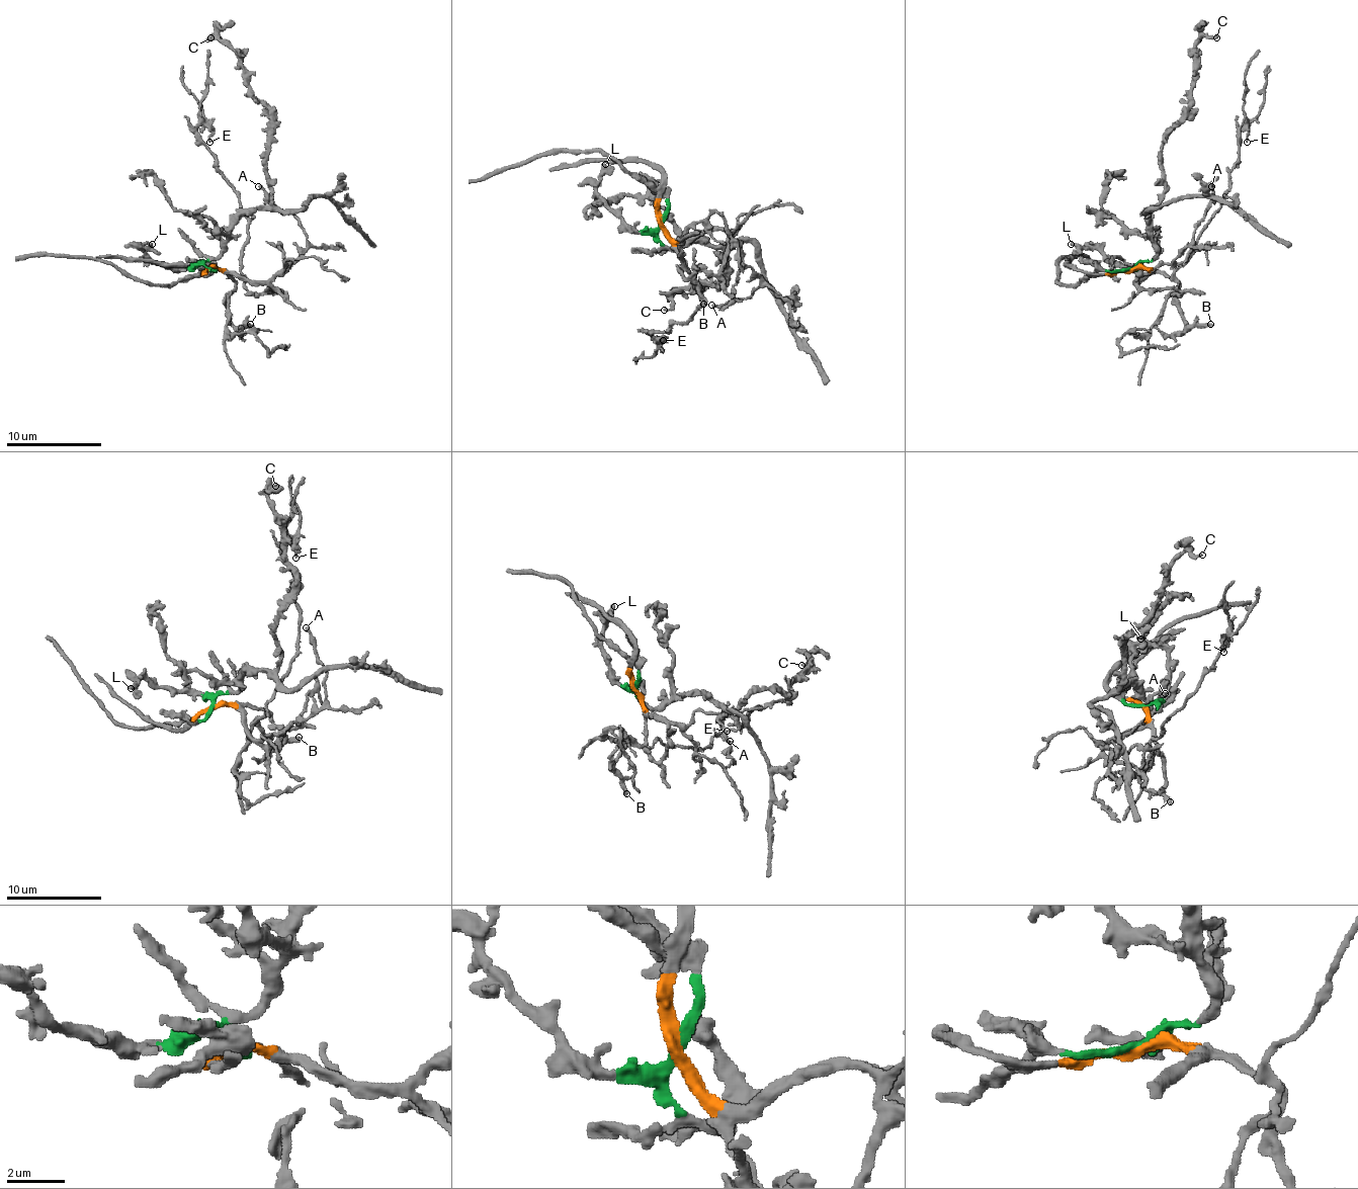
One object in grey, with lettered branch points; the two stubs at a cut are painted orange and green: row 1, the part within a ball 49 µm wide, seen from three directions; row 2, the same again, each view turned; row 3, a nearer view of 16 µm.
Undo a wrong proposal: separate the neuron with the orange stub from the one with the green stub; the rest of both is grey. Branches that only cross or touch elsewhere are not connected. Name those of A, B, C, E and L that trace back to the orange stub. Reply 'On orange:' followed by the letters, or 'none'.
On orange: A, B, E

